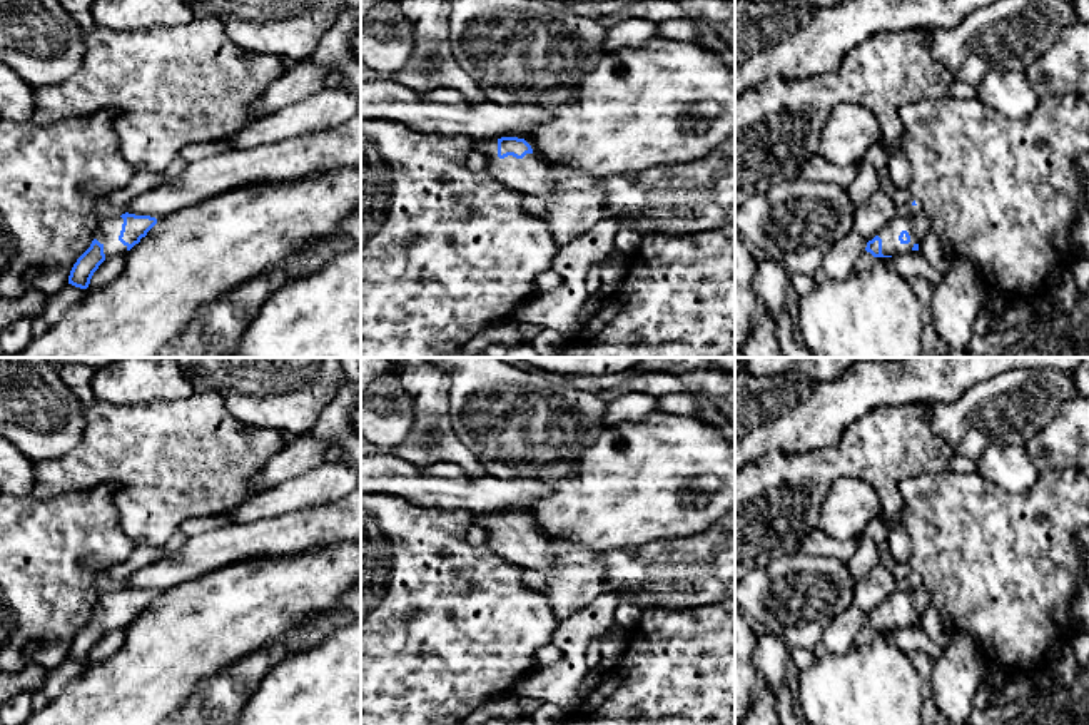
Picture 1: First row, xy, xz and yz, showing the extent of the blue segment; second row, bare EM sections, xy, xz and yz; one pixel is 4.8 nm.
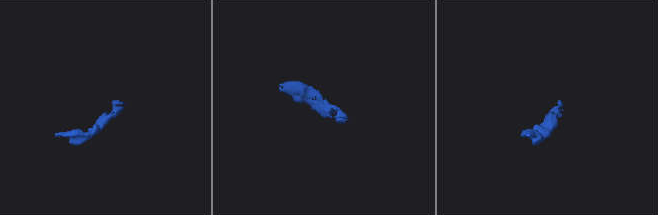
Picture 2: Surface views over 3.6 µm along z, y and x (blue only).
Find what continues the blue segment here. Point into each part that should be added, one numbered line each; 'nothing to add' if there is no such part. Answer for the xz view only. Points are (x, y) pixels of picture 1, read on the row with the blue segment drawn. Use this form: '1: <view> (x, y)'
1: xz (530, 176)

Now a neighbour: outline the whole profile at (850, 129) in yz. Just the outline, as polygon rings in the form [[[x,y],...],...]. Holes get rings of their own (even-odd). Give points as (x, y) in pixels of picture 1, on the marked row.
[[[838,104],[827,119],[818,154],[835,165],[859,164],[882,139],[882,127],[872,110],[857,104]]]

